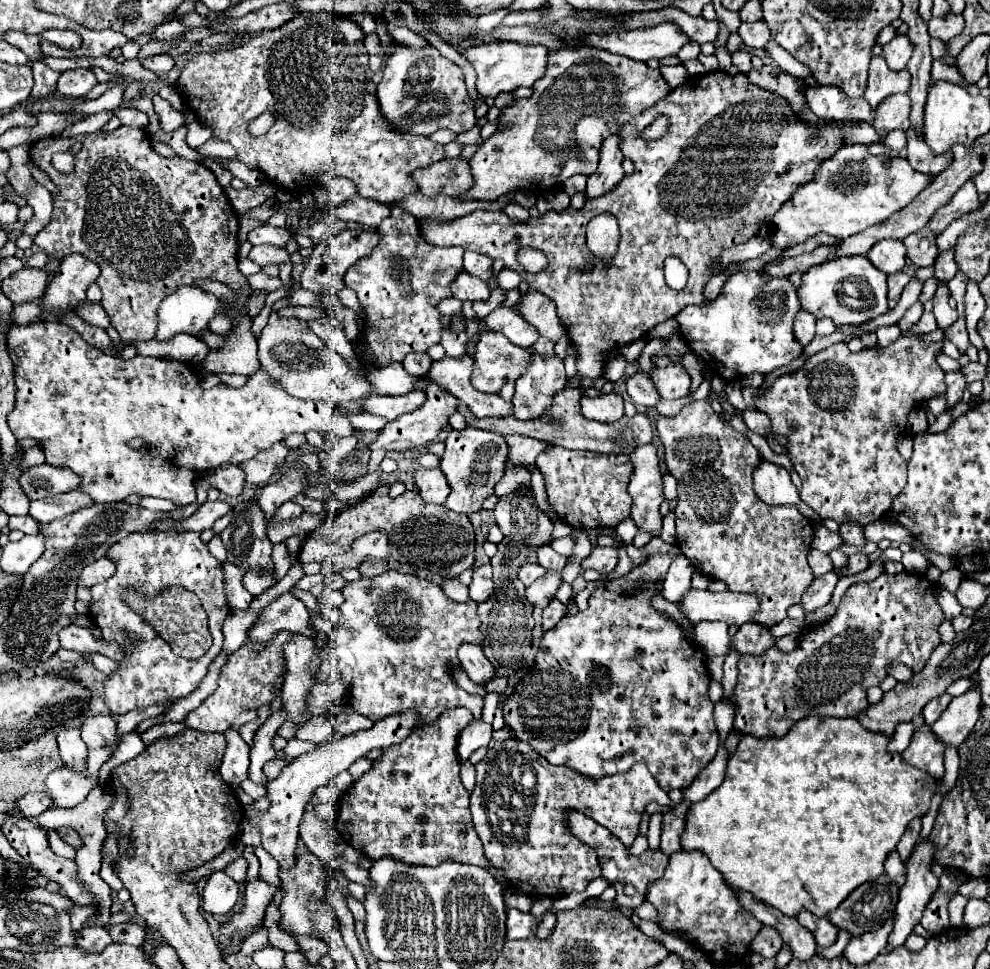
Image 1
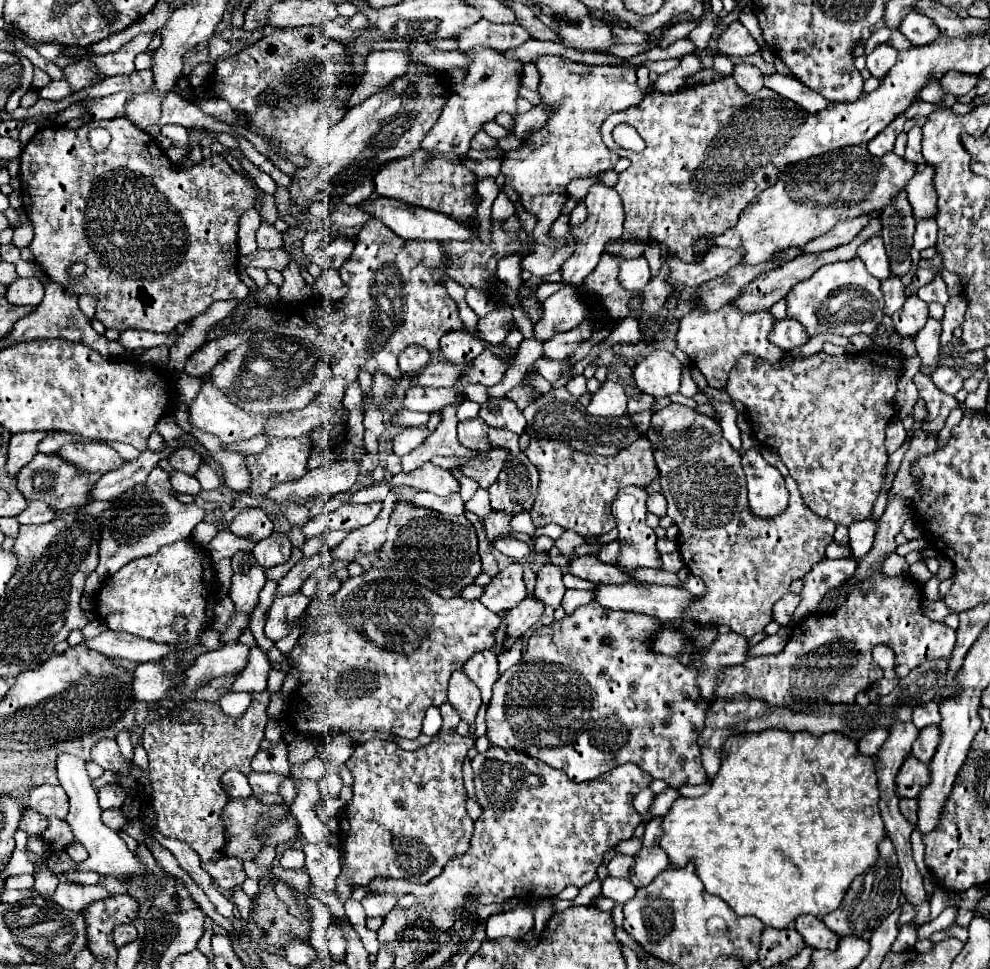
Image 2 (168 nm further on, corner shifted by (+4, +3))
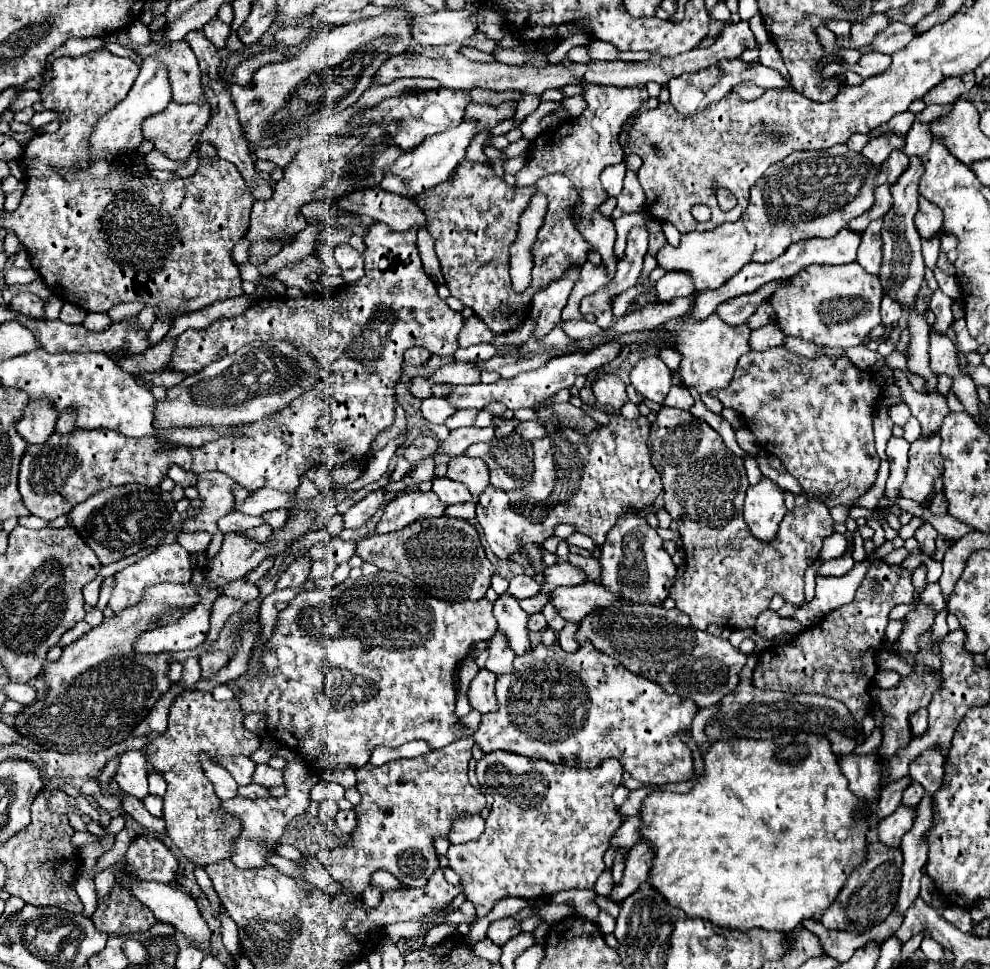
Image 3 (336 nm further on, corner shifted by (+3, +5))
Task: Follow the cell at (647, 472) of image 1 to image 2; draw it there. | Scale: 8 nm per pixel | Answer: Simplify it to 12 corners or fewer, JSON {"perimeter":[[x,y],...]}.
{"perimeter":[[622,488],[612,502],[618,566],[660,568],[646,524],[648,492]]}

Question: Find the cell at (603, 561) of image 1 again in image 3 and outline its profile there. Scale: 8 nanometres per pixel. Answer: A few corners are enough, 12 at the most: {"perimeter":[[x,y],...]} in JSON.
{"perimeter":[[569,562],[545,570],[541,592],[579,586],[585,574]]}

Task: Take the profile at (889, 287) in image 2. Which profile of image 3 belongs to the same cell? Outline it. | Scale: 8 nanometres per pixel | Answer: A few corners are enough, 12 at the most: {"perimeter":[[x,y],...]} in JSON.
{"perimeter":[[883,296],[883,326],[893,326],[901,316],[901,306],[891,296]]}

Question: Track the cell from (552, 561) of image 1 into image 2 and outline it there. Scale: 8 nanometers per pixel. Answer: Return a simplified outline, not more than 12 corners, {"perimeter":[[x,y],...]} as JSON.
{"perimeter":[[560,566],[538,570],[536,596],[558,608],[564,596]]}

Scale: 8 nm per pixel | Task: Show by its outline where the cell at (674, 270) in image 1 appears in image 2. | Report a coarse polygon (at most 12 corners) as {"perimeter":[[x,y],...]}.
{"perimeter":[[694,306],[676,342],[726,388],[740,356],[776,364],[786,350],[768,340],[770,310]]}

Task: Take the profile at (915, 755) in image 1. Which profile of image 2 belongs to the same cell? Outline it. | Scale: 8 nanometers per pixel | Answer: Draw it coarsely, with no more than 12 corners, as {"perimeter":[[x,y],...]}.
{"perimeter":[[916,756],[898,772],[898,794],[916,798],[928,784],[928,764]]}

